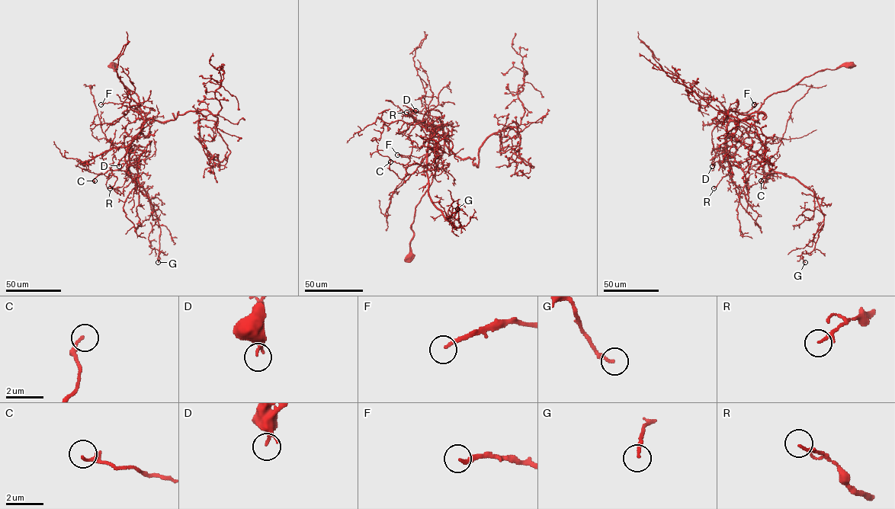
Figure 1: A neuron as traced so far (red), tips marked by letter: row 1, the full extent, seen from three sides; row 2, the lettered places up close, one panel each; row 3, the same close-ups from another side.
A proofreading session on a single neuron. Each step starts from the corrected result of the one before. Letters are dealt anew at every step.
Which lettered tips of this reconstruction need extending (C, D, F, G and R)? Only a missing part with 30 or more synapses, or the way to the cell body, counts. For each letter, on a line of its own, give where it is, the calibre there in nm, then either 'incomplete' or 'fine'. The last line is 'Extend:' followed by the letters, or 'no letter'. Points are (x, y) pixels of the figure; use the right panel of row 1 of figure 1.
C: place (761, 180); calibre 160 nm; fine
D: place (712, 166); calibre 240 nm; fine
F: place (754, 104); calibre 190 nm; incomplete
G: place (805, 262); calibre 170 nm; fine
R: place (713, 188); calibre 180 nm; fine
Extend: F

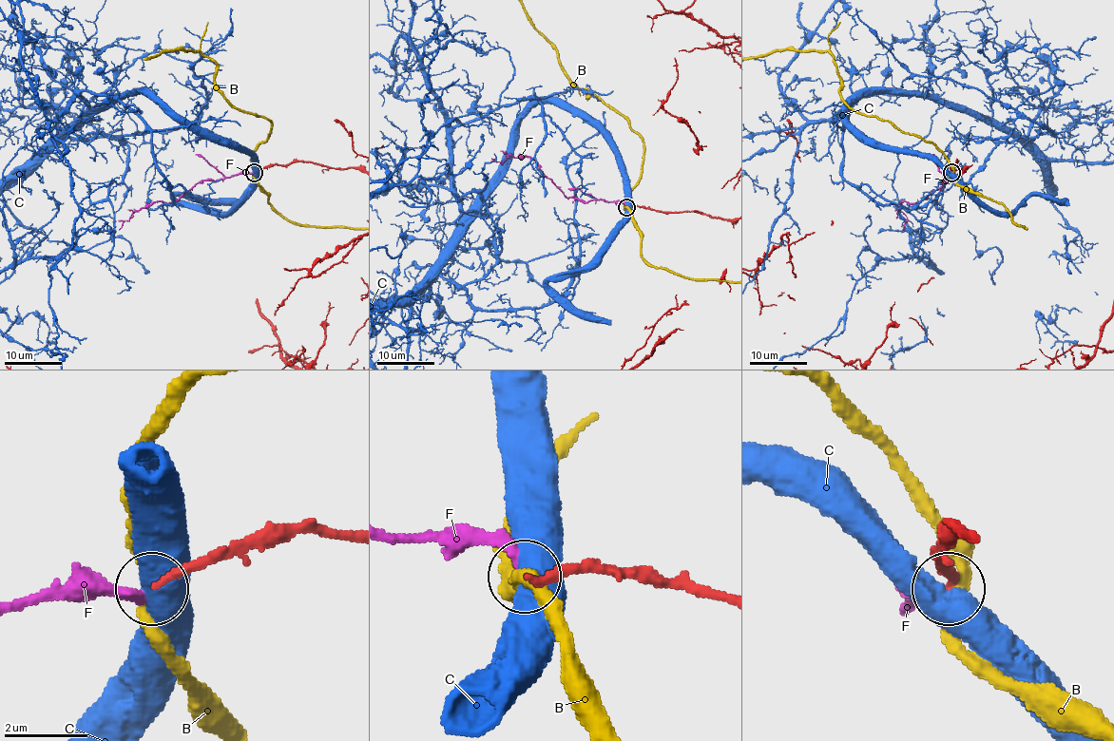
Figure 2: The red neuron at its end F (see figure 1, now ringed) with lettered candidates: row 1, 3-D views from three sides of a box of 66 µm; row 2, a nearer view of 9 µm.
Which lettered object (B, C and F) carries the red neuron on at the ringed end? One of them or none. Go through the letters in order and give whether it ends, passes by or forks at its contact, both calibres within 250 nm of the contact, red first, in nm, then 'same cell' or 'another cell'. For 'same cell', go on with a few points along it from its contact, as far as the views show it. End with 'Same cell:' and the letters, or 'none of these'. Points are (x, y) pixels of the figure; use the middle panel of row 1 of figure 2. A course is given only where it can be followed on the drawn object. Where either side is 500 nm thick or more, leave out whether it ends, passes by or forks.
B: it passes by | 220/320 nm | another cell
C: 220/600 nm | another cell
F: it ends | 220/200 nm | same cell | via (626, 206), (624, 202), (582, 202), (568, 198), (531, 158), (509, 155), (504, 161), (492, 158)
Same cell: F

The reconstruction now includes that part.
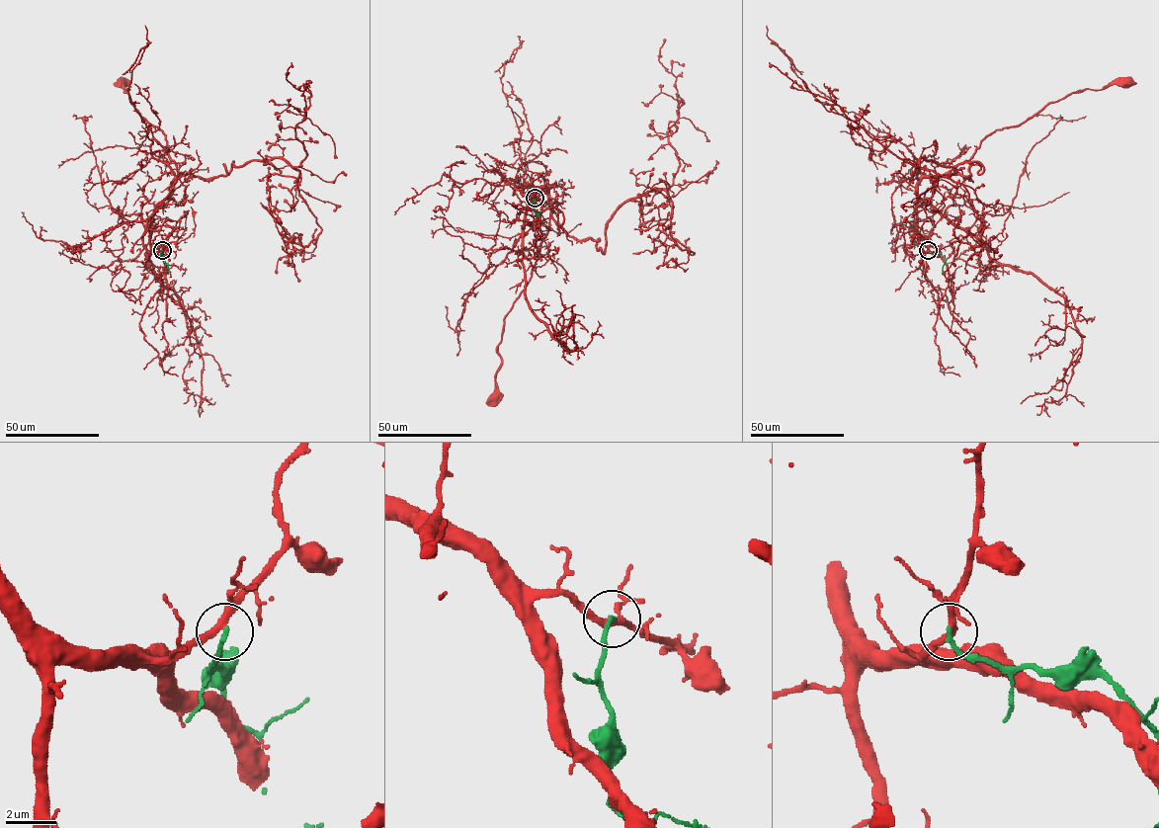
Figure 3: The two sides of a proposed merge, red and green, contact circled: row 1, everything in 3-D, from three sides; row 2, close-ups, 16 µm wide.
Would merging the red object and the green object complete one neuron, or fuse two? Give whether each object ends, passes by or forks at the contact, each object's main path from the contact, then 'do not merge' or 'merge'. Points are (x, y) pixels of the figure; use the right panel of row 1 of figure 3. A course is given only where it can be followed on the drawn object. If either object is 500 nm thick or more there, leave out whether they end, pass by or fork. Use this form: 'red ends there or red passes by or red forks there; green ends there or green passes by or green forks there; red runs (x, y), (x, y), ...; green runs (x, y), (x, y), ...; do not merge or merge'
red passes by; green ends there; red runs (928, 250), (918, 241), (924, 177), (941, 177), (988, 135), (1078, 90), (1126, 83); green runs (928, 250), (939, 253), (946, 259), (943, 274); do not merge

